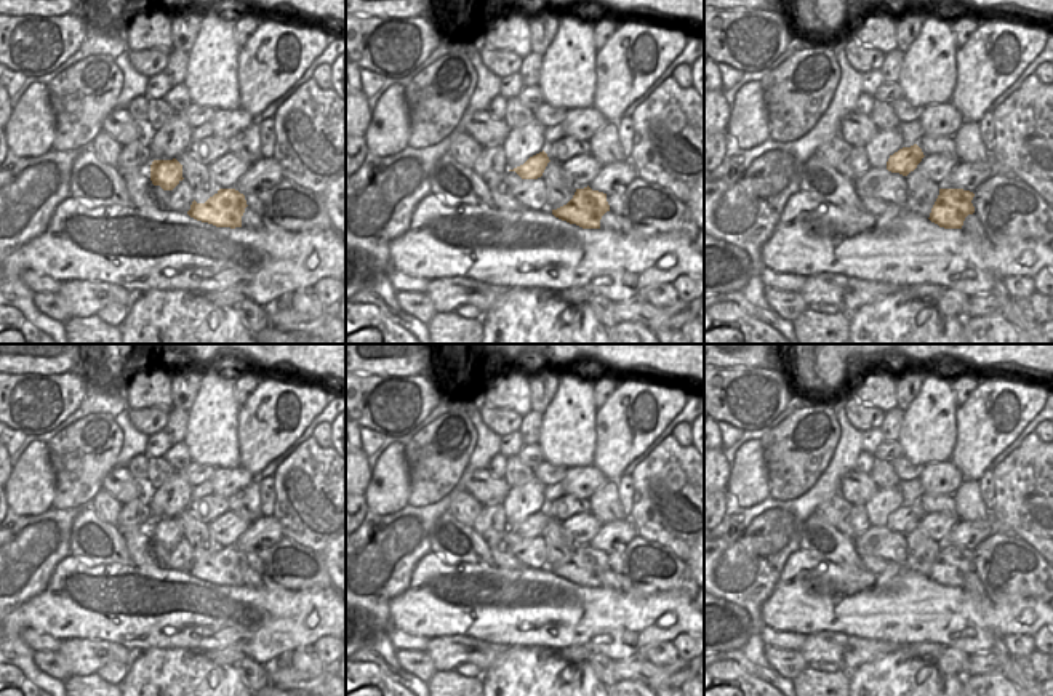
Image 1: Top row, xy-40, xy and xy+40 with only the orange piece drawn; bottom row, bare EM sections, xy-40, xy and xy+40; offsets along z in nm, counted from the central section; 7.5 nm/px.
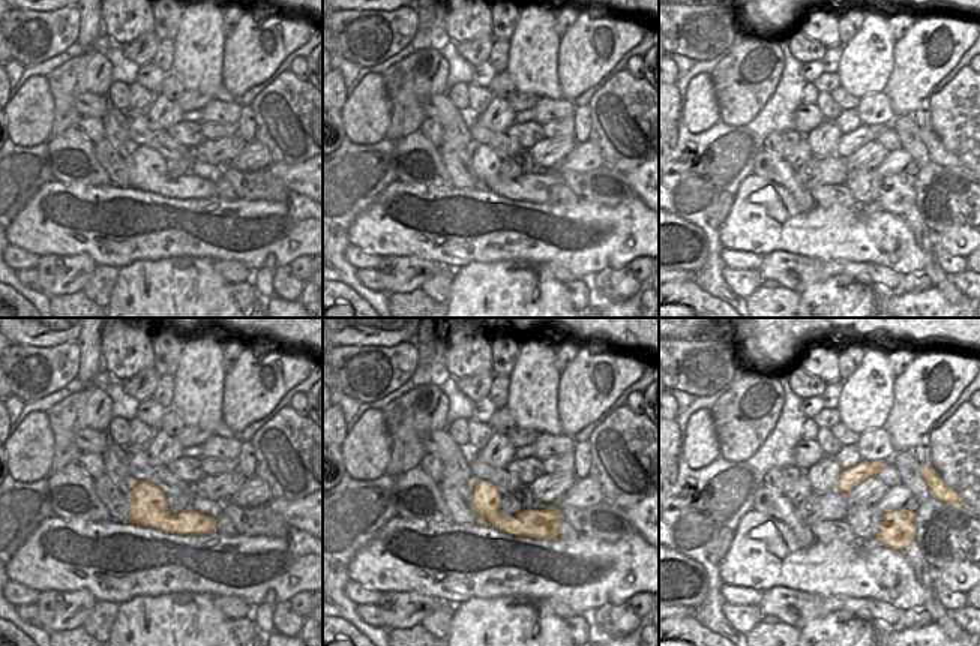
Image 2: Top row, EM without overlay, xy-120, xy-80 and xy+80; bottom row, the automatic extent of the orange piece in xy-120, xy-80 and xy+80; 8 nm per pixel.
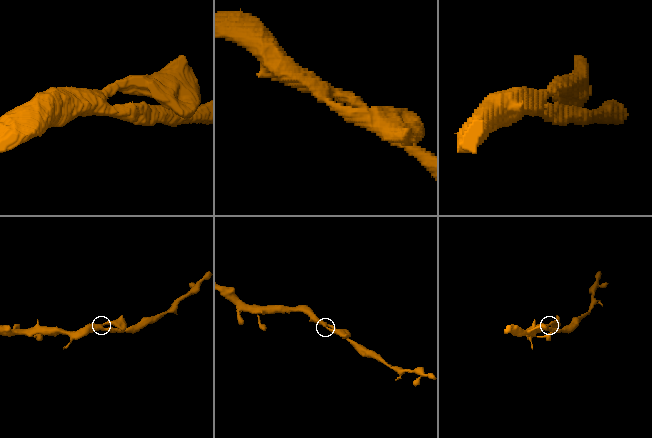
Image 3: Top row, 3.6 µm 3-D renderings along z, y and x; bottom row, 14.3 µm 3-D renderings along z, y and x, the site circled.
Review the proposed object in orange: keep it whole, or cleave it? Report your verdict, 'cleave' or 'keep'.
keep

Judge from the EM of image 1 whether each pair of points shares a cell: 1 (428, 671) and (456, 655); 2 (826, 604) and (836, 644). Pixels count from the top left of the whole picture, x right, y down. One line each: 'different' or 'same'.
1: different
2: different

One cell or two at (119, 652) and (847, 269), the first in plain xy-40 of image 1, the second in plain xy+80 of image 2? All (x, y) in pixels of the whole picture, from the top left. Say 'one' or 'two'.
one

